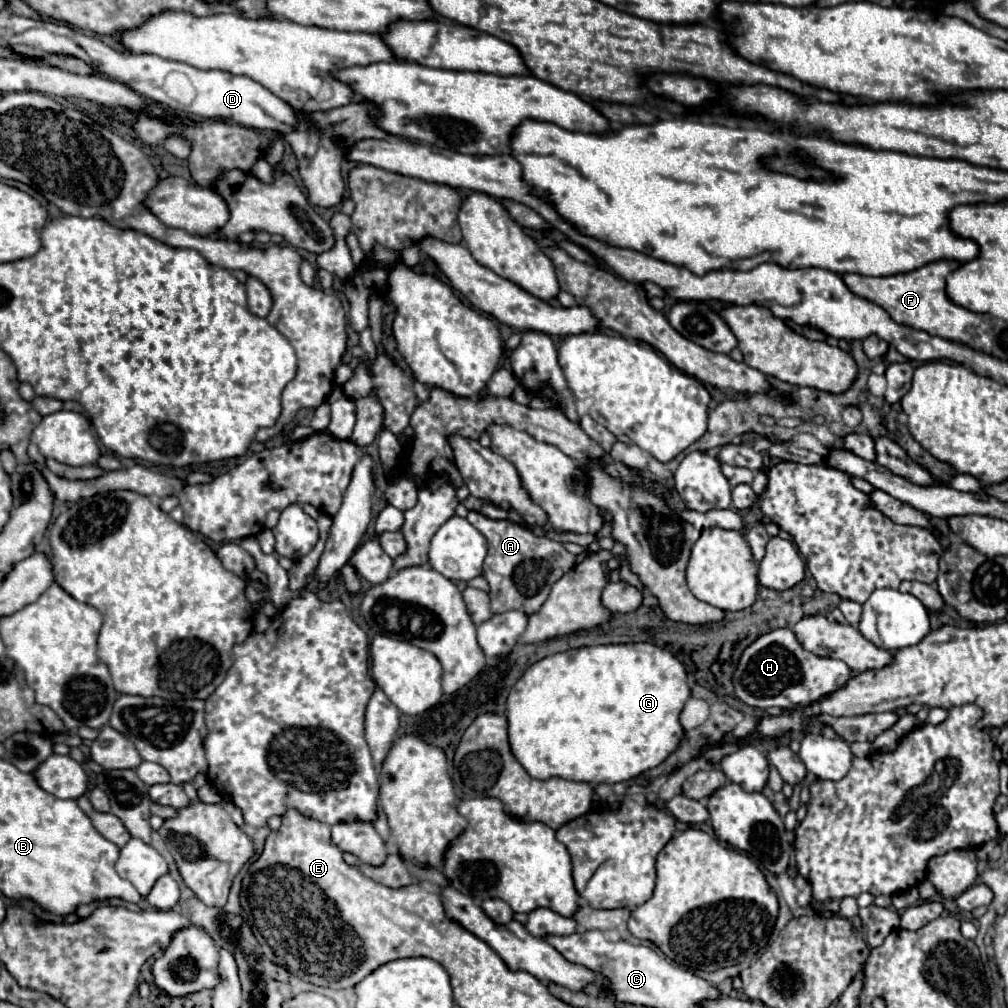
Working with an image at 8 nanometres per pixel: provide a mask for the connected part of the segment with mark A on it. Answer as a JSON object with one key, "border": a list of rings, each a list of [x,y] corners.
{"border":[[[475,510],[469,512],[467,520],[487,540],[483,578],[489,582],[491,610],[495,614],[507,610],[521,610],[525,614],[537,612],[547,600],[551,586],[575,564],[575,556],[569,554],[559,542],[549,538],[537,538],[521,524],[515,524],[511,520],[493,520]]]}

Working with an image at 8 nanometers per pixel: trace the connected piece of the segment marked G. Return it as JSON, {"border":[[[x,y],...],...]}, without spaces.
{"border":[[[637,642],[567,650],[527,668],[511,688],[507,698],[509,744],[521,766],[537,780],[559,776],[589,784],[623,782],[659,766],[679,746],[685,734],[679,714],[689,696],[683,664],[669,650],[655,644]]]}

